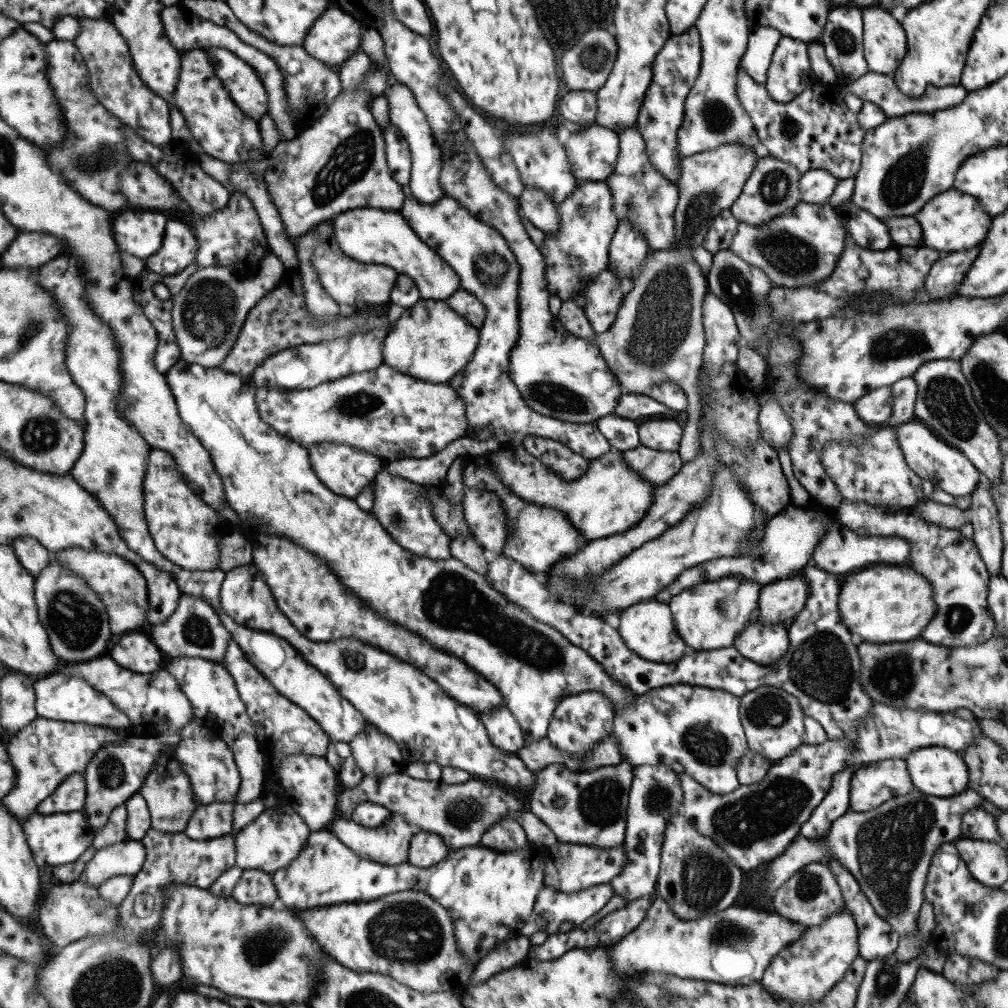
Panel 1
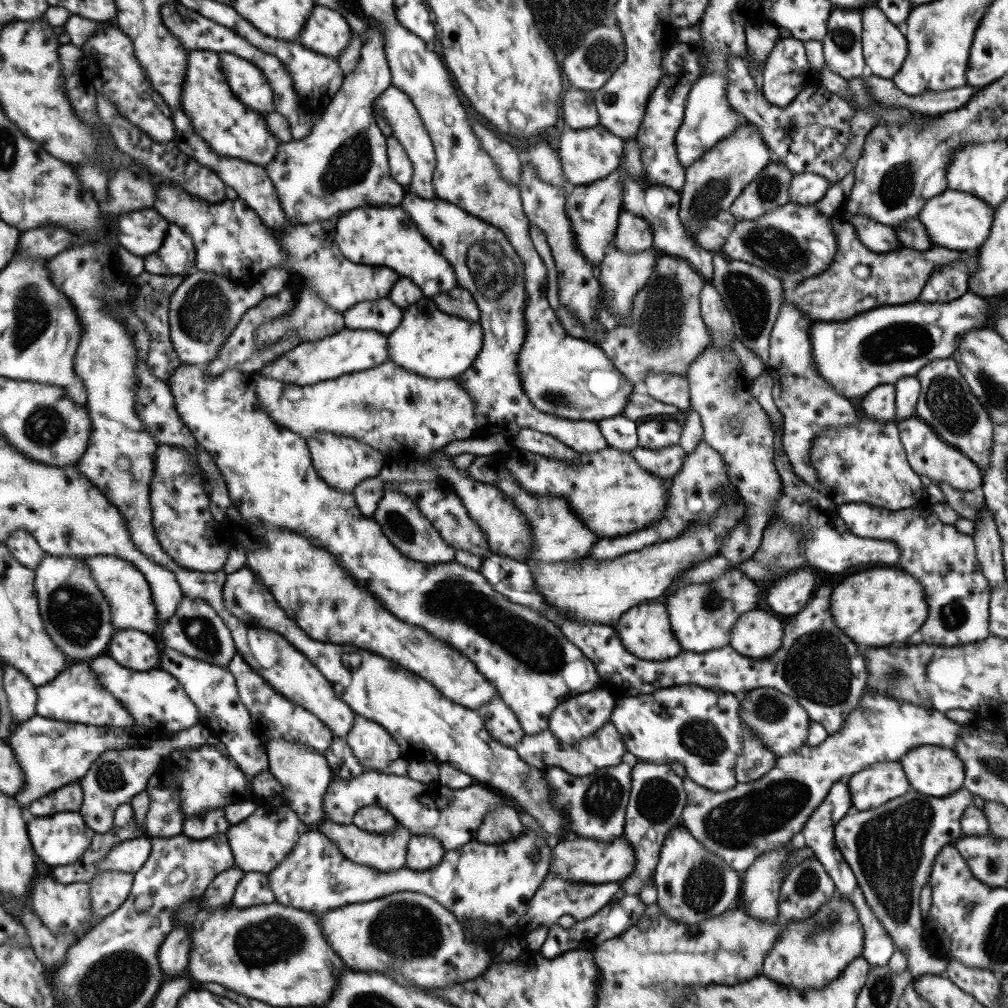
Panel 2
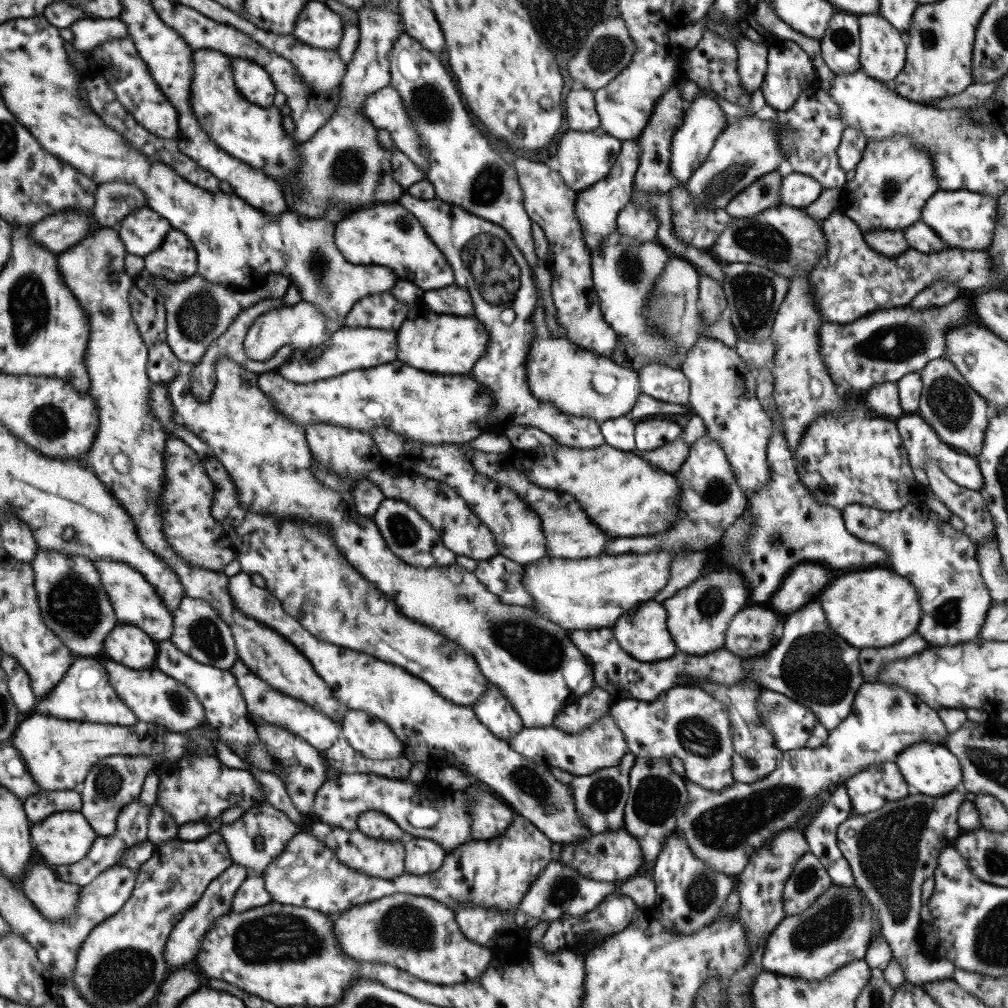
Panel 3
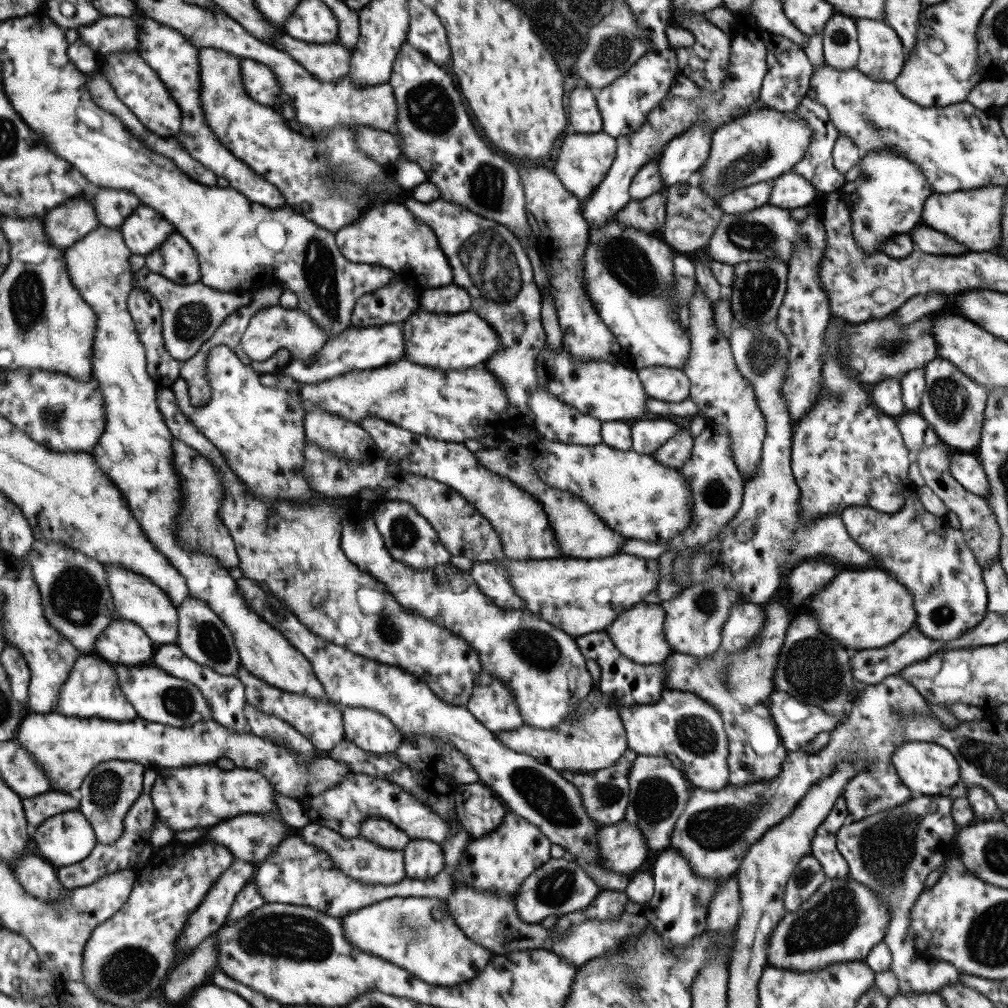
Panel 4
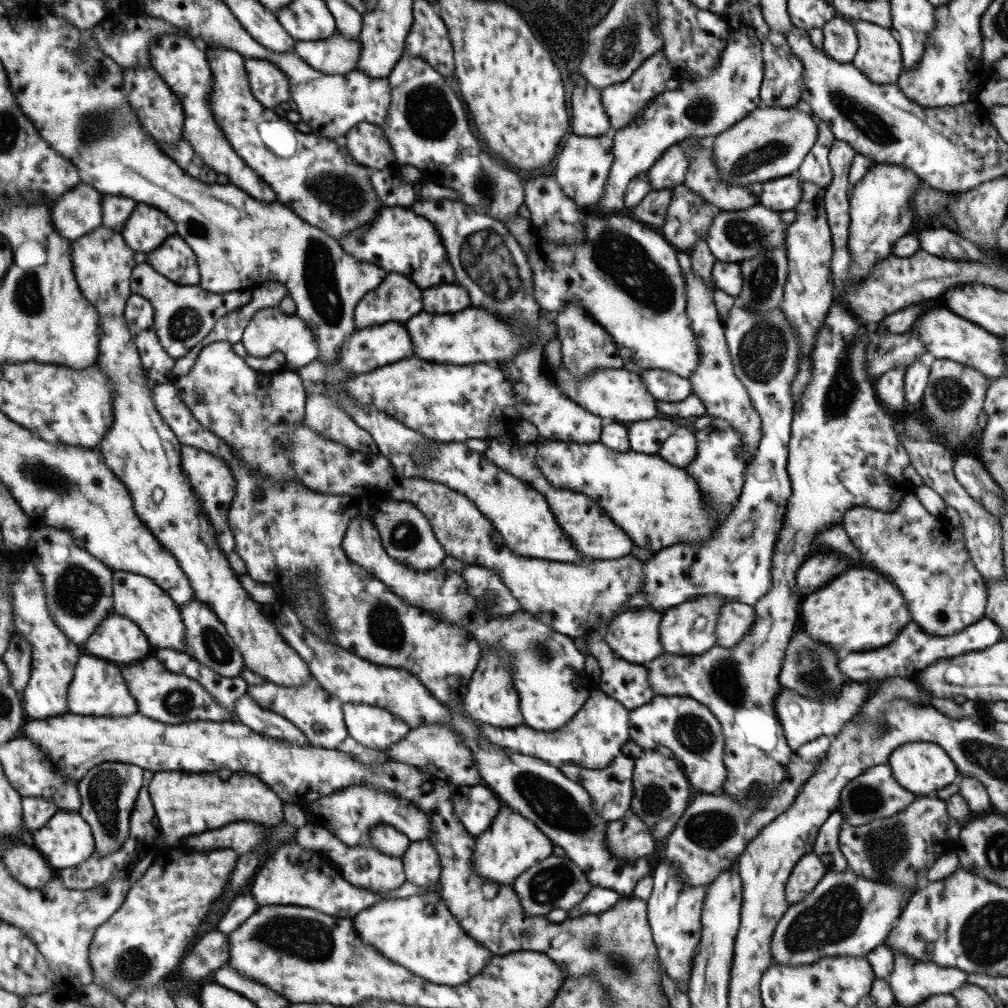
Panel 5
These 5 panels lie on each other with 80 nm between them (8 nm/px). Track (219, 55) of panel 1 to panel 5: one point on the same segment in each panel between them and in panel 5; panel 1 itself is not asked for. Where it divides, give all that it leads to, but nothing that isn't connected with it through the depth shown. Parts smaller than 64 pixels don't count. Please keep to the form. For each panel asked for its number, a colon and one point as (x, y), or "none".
2: (246, 81)
3: (250, 79)
4: (259, 82)
5: (267, 83)

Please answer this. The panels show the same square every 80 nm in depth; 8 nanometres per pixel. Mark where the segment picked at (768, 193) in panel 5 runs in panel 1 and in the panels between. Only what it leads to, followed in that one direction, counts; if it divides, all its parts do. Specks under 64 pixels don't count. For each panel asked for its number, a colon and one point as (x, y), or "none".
1: (815, 186)
2: (806, 188)
3: (798, 190)
4: (789, 191)

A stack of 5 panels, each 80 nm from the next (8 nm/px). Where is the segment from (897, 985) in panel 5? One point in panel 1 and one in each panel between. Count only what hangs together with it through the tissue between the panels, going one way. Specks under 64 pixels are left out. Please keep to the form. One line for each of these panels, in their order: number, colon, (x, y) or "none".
1: (886, 849)
2: (890, 854)
3: (891, 851)
4: (891, 852)

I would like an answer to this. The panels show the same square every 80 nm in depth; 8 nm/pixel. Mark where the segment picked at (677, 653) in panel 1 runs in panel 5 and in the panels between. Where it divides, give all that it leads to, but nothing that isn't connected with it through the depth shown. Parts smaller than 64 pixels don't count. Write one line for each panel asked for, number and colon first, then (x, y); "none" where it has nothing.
2: (644, 630)
3: (641, 631)
4: (637, 634)
5: (633, 635)

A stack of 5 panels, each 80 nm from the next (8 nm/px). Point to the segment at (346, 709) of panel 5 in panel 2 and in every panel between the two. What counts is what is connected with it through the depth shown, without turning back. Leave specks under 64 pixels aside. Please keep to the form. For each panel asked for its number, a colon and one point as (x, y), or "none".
2: (373, 747)
3: (369, 737)
4: (371, 732)

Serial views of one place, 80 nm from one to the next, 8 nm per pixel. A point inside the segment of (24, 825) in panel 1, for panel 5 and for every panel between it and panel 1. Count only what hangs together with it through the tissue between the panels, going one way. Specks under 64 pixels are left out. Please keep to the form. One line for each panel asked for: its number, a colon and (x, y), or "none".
2: (61, 838)
3: (62, 838)
4: (65, 838)
5: (65, 840)

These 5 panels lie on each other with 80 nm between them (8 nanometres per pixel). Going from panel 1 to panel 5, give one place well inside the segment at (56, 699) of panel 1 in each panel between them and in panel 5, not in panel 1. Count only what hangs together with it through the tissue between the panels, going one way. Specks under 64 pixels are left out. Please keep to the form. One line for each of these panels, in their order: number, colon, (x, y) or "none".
2: (74, 695)
3: (84, 694)
4: (91, 690)
5: (97, 689)

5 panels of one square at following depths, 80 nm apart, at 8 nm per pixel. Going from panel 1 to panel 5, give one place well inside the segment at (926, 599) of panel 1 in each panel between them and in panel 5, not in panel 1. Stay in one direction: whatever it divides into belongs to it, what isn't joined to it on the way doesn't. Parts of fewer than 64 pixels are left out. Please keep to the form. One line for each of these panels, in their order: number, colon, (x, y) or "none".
2: (877, 607)
3: (874, 608)
4: (869, 609)
5: (860, 609)

